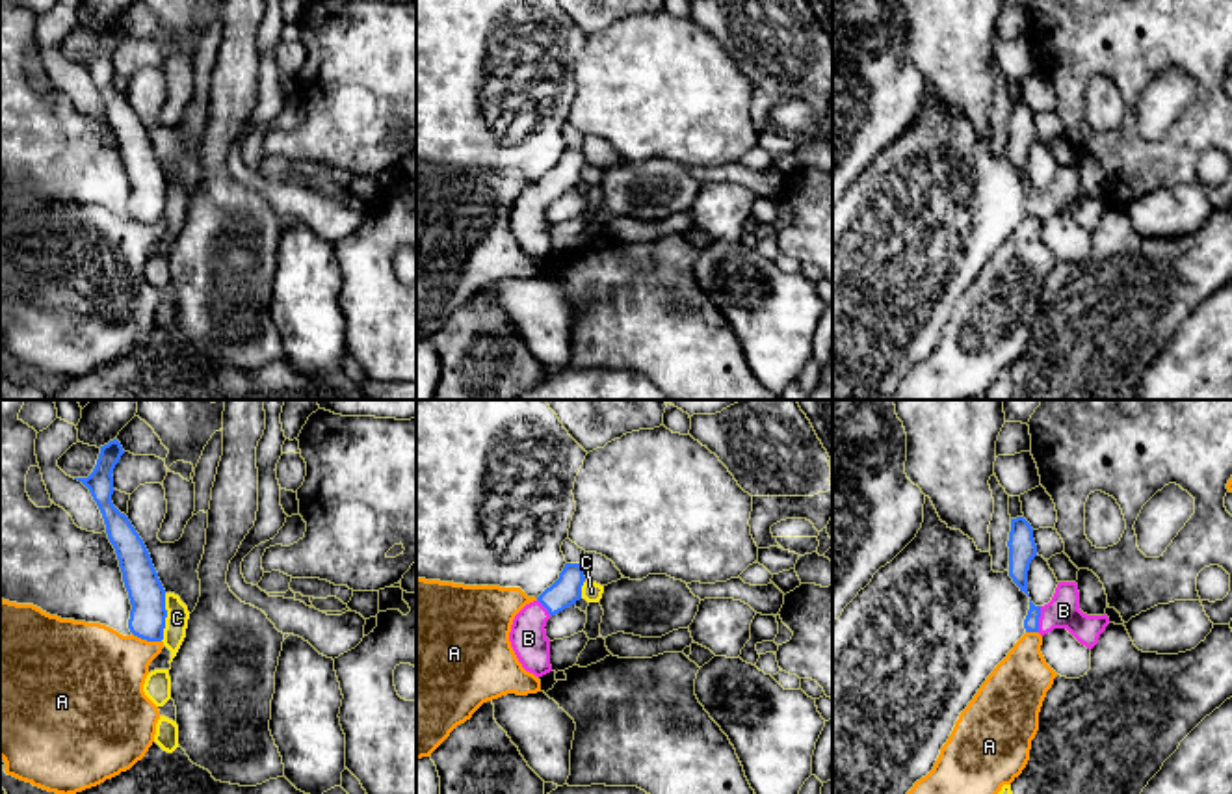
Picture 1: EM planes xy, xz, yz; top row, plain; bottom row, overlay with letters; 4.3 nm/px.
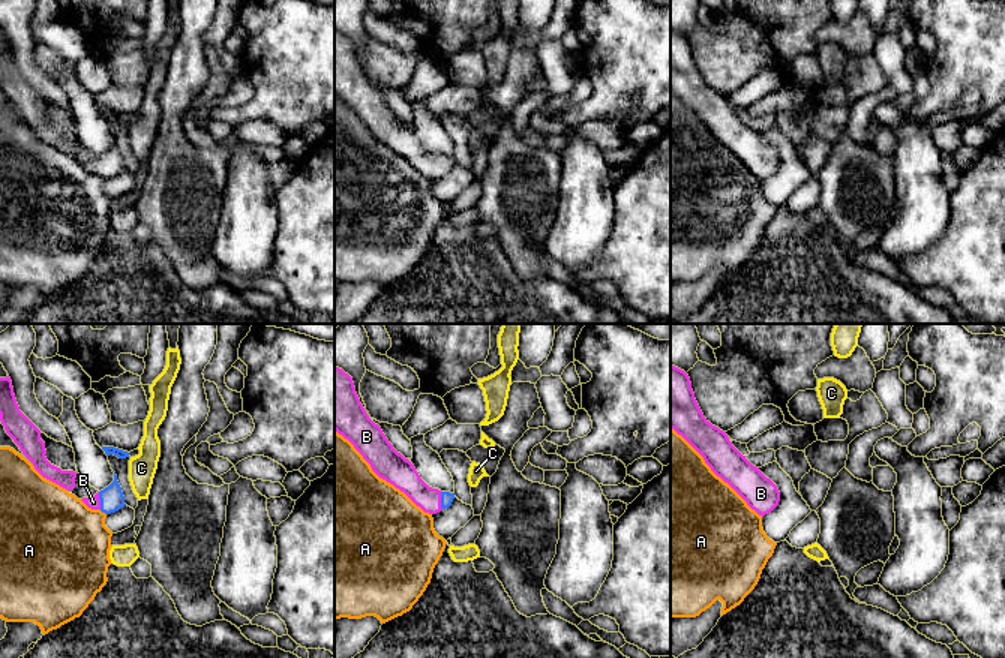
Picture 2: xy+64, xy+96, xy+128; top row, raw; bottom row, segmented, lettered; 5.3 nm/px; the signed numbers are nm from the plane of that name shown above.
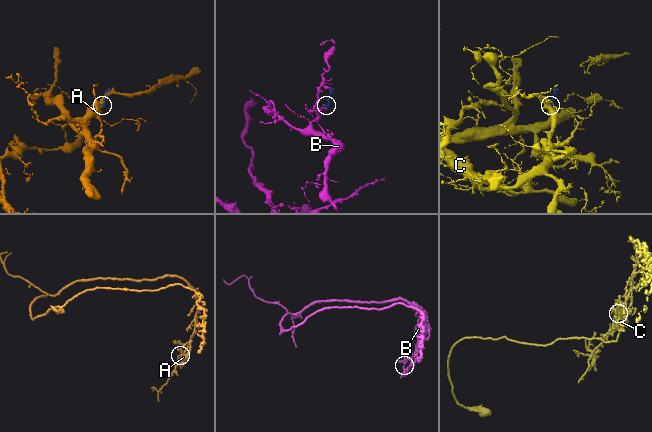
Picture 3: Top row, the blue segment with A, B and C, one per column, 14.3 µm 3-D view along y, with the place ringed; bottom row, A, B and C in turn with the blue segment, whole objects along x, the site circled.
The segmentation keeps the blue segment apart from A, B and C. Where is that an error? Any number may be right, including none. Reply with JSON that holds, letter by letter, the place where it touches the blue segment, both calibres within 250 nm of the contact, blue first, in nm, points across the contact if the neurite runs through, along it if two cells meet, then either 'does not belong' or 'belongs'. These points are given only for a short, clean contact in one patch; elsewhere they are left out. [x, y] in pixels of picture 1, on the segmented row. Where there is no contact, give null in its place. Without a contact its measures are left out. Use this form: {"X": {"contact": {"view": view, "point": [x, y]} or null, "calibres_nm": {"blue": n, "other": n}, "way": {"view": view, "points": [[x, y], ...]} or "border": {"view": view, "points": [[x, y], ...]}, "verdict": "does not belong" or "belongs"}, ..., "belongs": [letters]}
{"A": {"contact": {"view": "xy", "point": [147, 640]}, "calibres_nm": {"blue": 160, "other": 380}, "verdict": "does not belong"}, "B": {"contact": {"view": "yz", "point": [1037, 620]}, "calibres_nm": {"blue": 60, "other": 140}, "way": {"view": "yz", "points": [[1032, 620], [1037, 620], [1063, 610]]}, "verdict": "belongs"}, "C": {"contact": {"view": "xy", "point": [166, 616]}, "calibres_nm": {"blue": 160, "other": 100}, "verdict": "does not belong"}, "belongs": ["B"]}

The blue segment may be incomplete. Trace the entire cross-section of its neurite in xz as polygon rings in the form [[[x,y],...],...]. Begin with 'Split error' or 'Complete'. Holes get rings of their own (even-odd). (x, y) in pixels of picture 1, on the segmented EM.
Split error. [[[565,563],[559,578],[513,619],[509,642],[522,668],[535,677],[552,671],[546,621],[582,599],[582,563]]]

